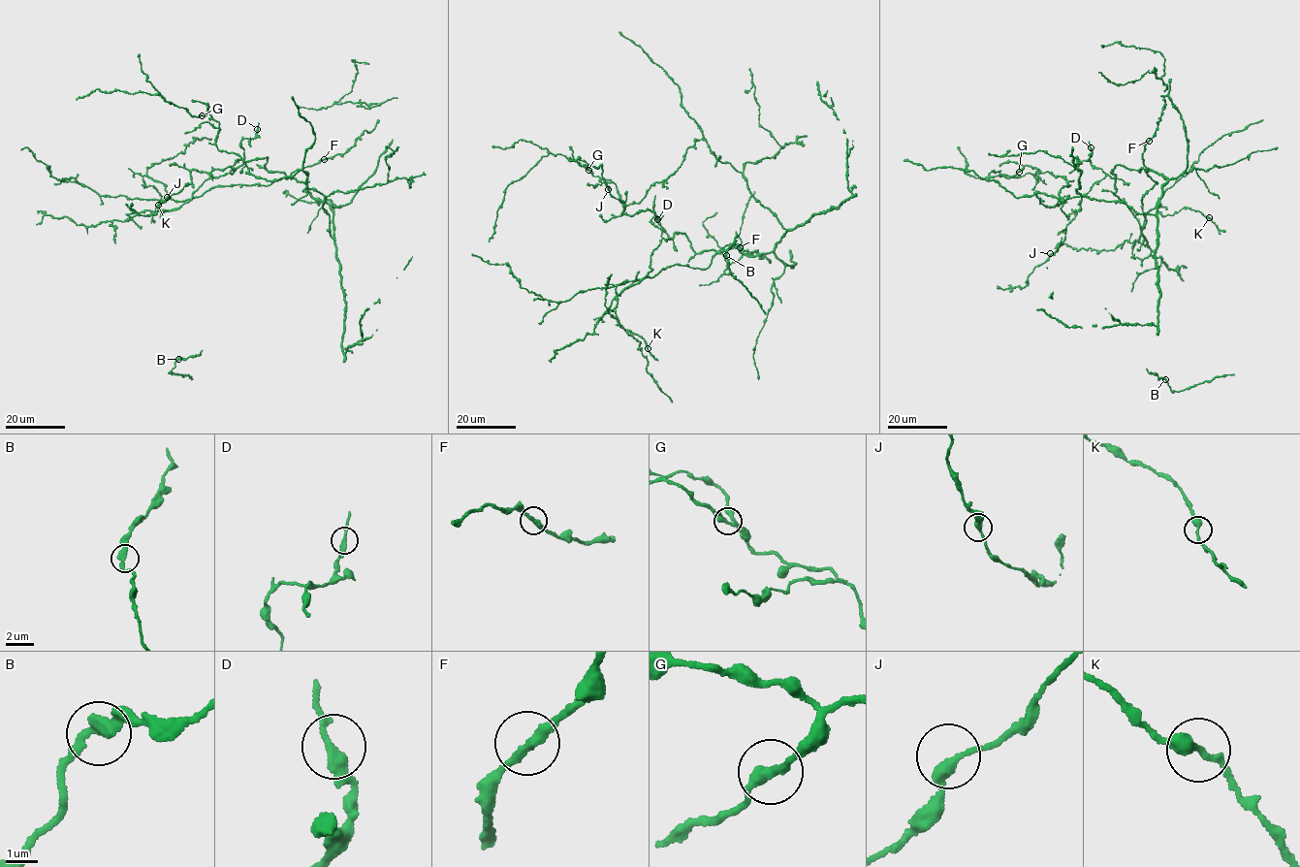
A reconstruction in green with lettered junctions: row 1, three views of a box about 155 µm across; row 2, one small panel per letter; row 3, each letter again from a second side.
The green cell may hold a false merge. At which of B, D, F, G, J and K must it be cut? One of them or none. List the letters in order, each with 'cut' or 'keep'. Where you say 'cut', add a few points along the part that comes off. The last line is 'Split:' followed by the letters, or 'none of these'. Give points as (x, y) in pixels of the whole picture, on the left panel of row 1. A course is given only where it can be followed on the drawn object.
B: keep
D: keep
F: keep
G: keep
J: keep
K: keep
Split: none of these

